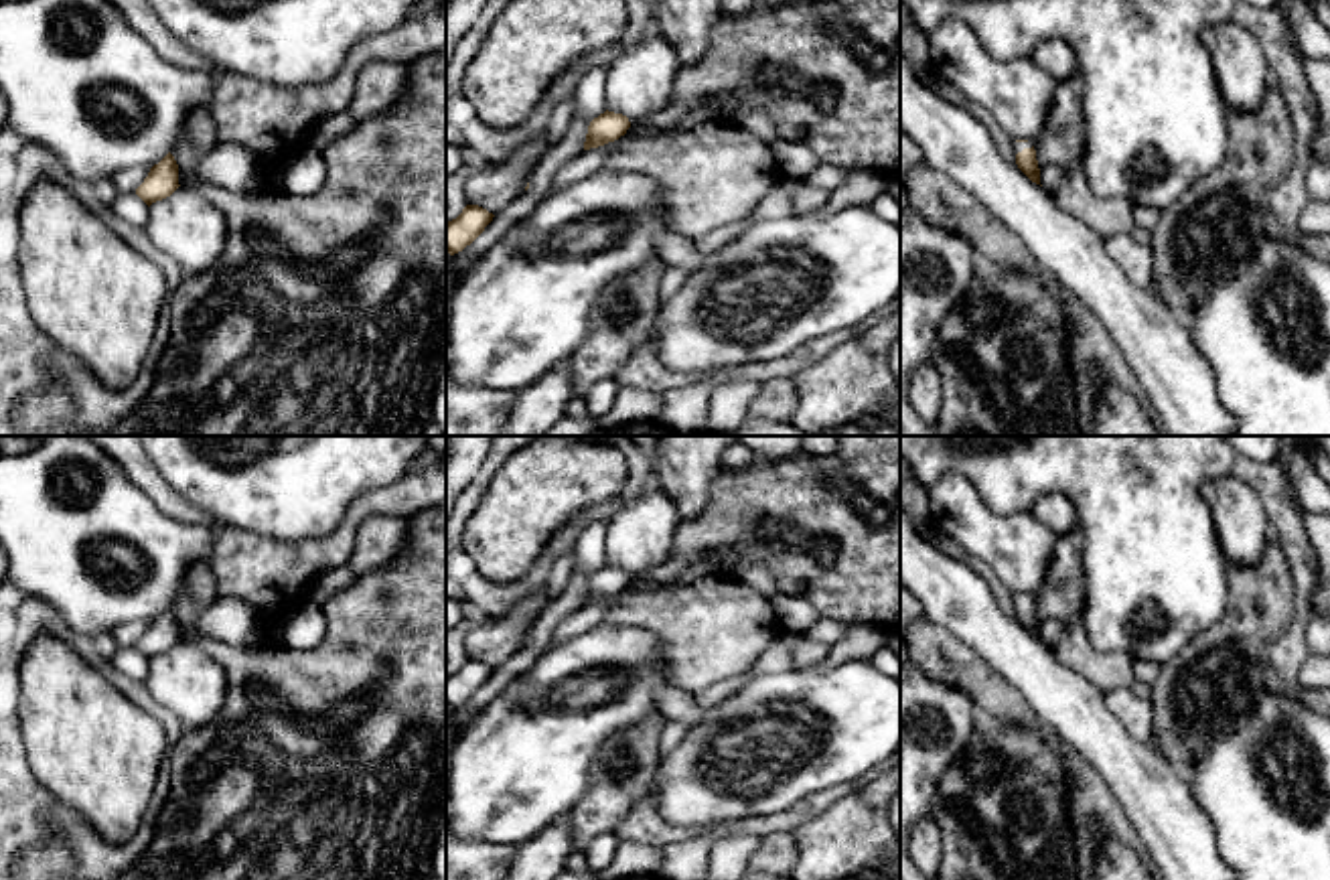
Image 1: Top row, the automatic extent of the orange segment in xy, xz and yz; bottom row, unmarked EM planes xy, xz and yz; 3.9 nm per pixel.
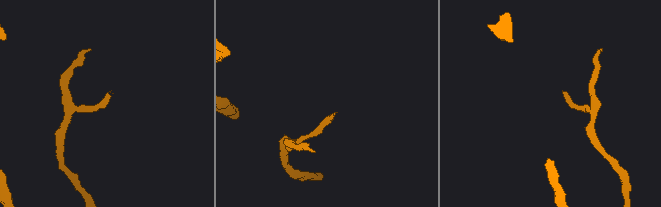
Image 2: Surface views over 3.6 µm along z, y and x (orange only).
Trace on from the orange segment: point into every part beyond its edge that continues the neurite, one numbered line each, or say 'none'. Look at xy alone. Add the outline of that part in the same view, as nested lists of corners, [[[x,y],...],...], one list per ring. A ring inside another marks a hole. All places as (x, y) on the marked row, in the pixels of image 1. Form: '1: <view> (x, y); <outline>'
none

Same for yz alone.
none

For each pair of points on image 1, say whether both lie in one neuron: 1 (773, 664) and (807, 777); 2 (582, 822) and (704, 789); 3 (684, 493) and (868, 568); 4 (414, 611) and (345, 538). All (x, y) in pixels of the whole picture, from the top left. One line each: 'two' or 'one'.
1: two
2: two
3: two
4: two

